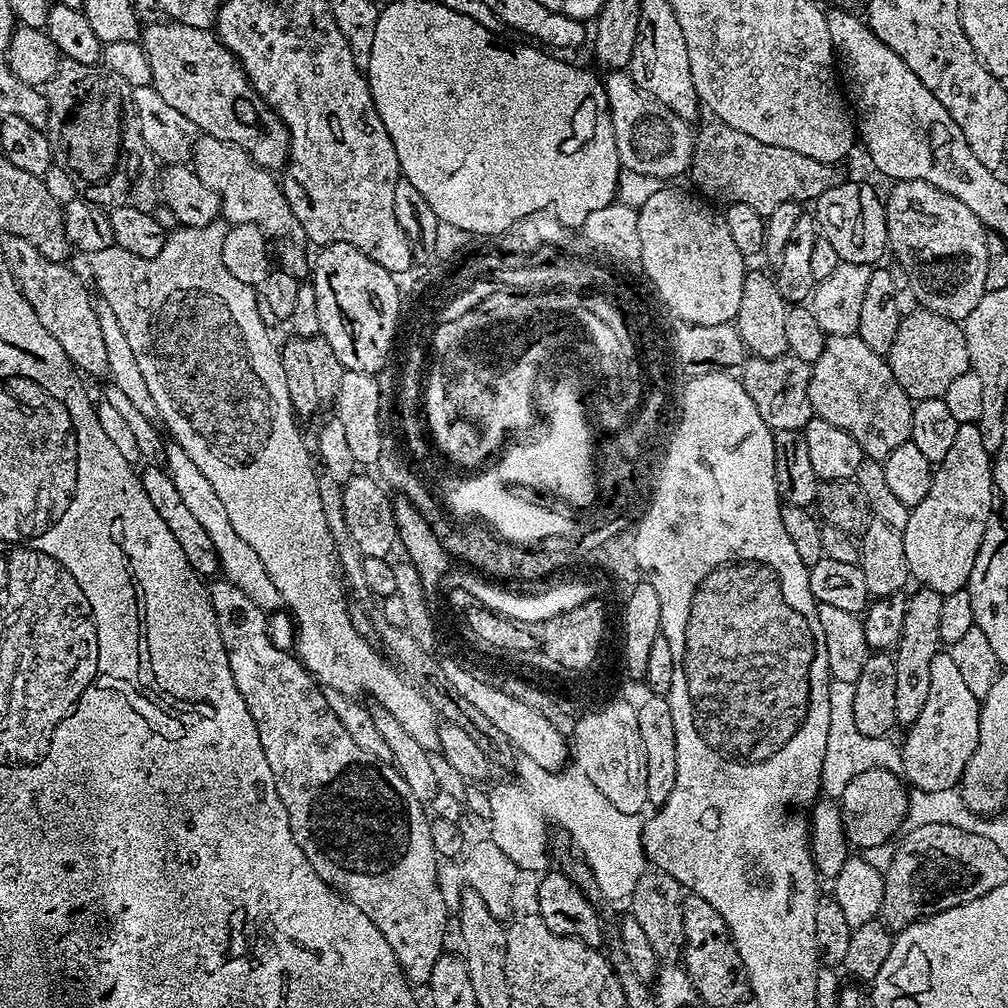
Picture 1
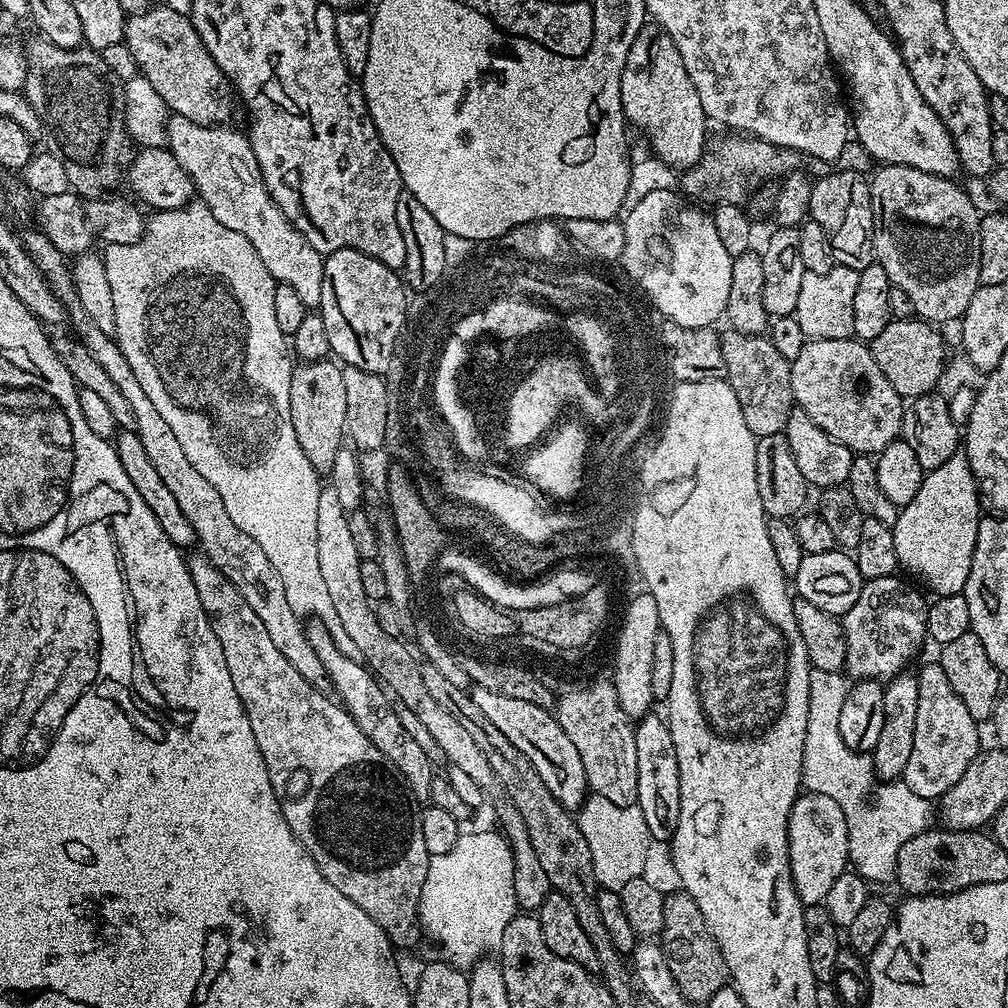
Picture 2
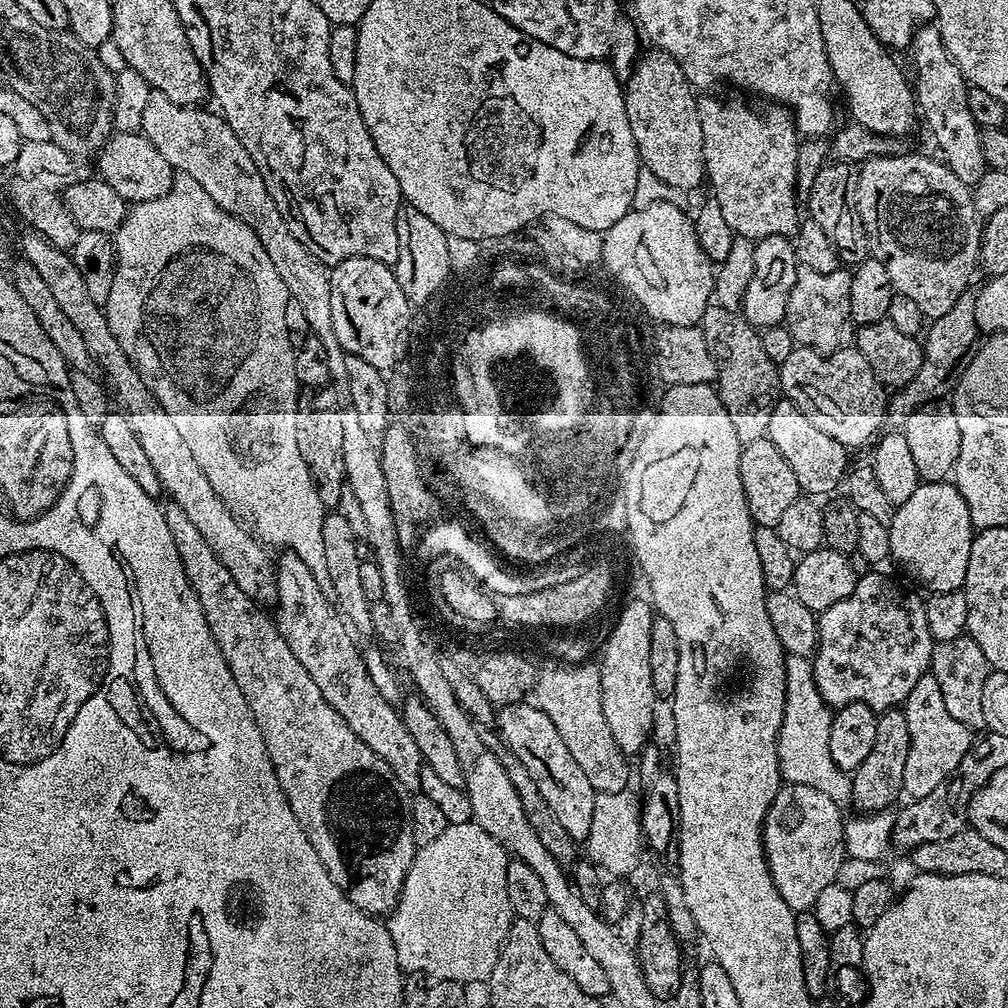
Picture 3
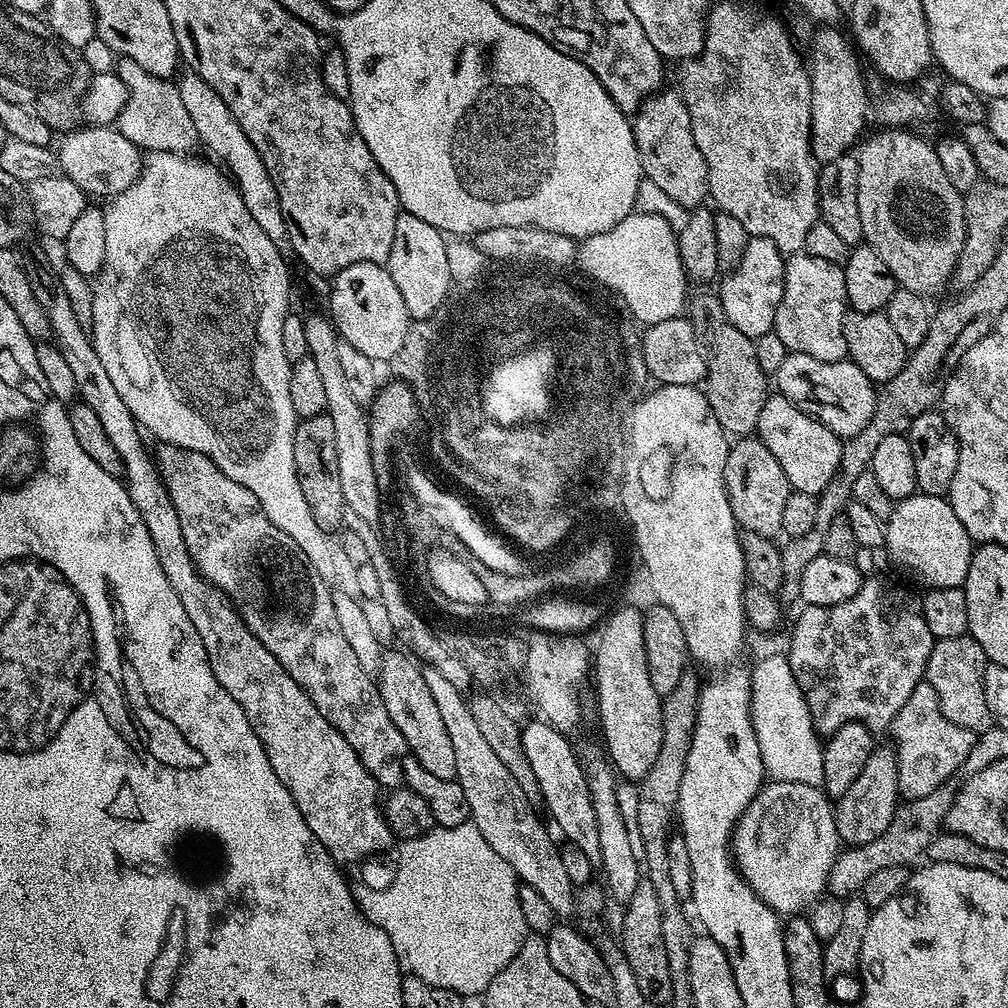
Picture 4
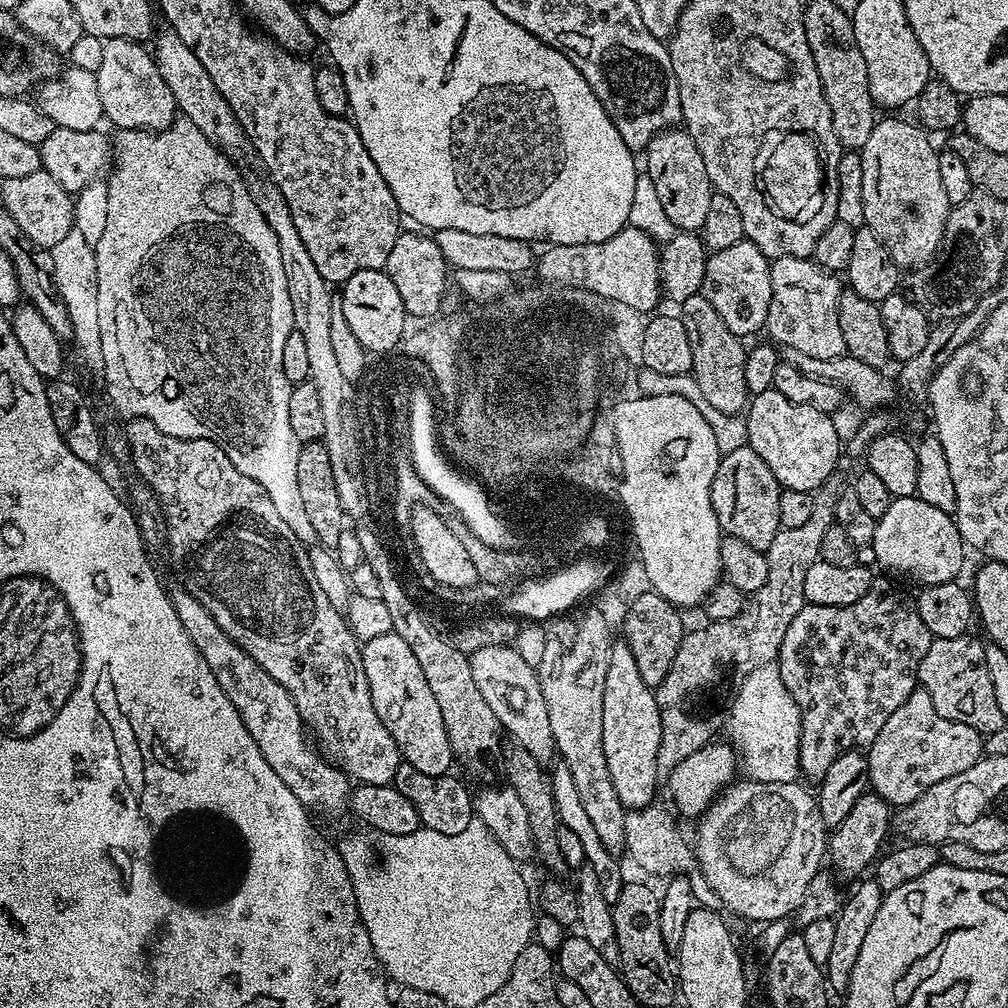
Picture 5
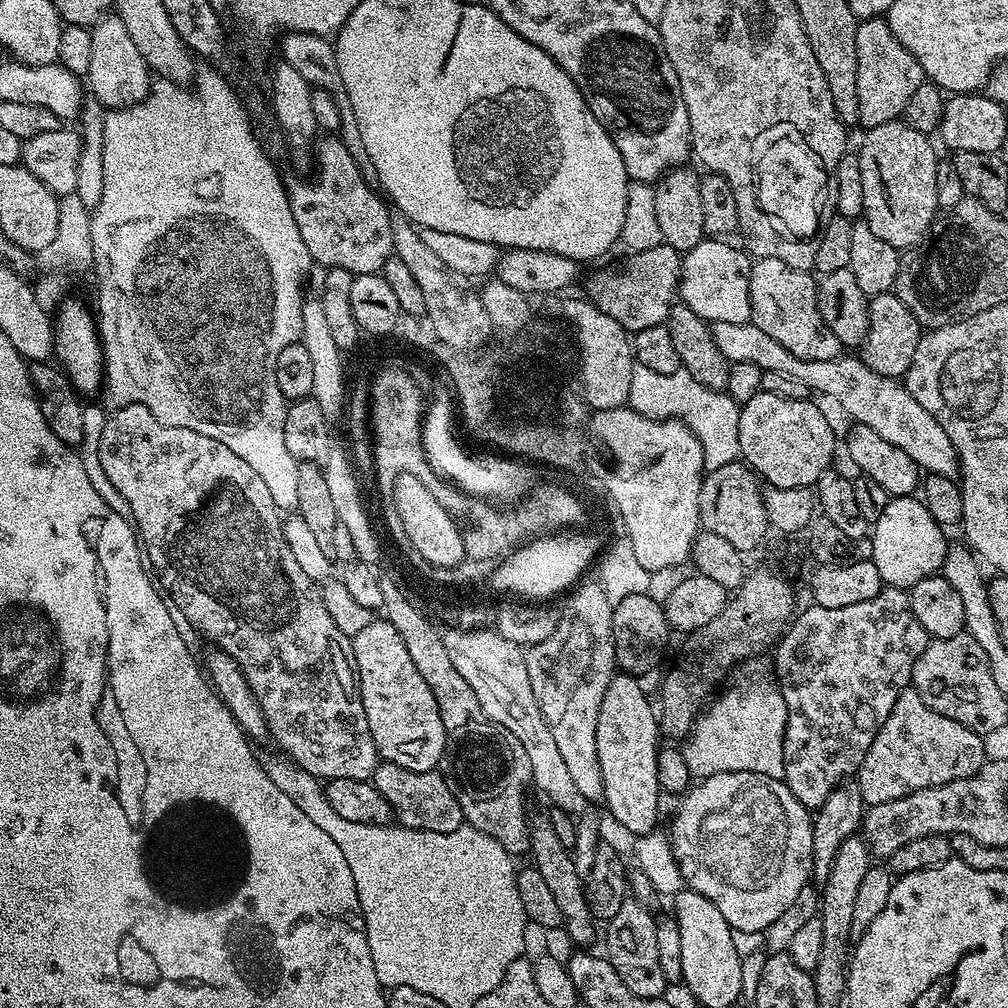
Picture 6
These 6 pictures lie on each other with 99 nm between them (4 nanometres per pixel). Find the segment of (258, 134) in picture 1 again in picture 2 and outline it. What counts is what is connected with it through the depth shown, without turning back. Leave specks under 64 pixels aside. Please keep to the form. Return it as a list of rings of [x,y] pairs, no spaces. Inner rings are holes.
[[[149,6],[144,13],[128,16],[124,22],[124,39],[122,41],[130,50],[130,54],[134,54],[134,62],[136,63],[139,75],[146,78],[146,82],[150,82],[150,86],[154,86],[154,90],[158,90],[162,102],[166,102],[169,113],[182,118],[190,118],[190,122],[198,122],[199,124],[207,124],[209,126],[224,126],[229,123],[228,120],[232,116],[232,100],[234,104],[234,89],[231,84],[225,80],[222,70],[218,70],[218,66],[214,62],[214,58],[210,58],[210,50],[206,50],[206,46],[202,42],[202,38],[198,38],[198,30],[194,30],[191,19],[185,13],[178,10],[170,10],[159,6]]]

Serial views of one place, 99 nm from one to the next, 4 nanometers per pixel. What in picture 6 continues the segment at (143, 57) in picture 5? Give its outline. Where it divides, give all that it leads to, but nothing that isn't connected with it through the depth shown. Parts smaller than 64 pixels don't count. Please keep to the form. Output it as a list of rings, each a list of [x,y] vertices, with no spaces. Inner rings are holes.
[[[104,16],[91,25],[90,31],[90,70],[86,73],[86,84],[90,92],[92,87],[91,95],[108,110],[129,108],[131,104],[145,100],[154,83],[154,76],[142,54],[138,54],[138,46],[134,46],[134,38],[130,38],[119,16]]]

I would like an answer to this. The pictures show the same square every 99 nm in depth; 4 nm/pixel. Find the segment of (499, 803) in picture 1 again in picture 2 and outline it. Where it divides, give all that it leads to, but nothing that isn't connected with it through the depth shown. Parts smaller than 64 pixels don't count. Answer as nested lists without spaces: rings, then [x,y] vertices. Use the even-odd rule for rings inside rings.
[[[592,794],[580,805],[578,819],[582,834],[586,834],[586,842],[590,842],[594,874],[600,888],[620,893],[622,886],[626,886],[630,878],[645,875],[650,837],[646,830],[646,818],[642,818],[642,810],[636,803],[614,806],[614,802],[607,798]]]

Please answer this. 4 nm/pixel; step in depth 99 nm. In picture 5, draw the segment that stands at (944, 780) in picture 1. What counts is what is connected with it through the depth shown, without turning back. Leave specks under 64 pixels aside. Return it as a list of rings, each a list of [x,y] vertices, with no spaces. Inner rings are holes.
[[[918,686],[910,698],[886,718],[882,730],[878,730],[878,738],[868,745],[868,782],[871,791],[888,805],[903,806],[926,794],[926,790],[942,782],[942,778],[954,778],[954,774],[970,770],[970,766],[980,760],[983,751],[981,732],[974,730],[974,726],[942,718],[930,694]]]

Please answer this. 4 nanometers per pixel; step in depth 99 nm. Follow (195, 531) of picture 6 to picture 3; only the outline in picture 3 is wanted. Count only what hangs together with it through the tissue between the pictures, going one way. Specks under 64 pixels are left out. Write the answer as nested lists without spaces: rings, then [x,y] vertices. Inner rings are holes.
[[[284,550],[279,555],[280,564],[275,565],[274,623],[281,638],[290,646],[294,658],[306,668],[306,674],[314,678],[314,686],[318,686],[322,698],[342,716],[346,726],[390,766],[397,785],[404,790],[419,789],[424,759],[414,738],[410,738],[410,730],[406,730],[403,715],[378,694],[363,664],[361,649],[356,649],[353,633],[330,599],[325,585],[312,577],[310,568],[293,552]]]

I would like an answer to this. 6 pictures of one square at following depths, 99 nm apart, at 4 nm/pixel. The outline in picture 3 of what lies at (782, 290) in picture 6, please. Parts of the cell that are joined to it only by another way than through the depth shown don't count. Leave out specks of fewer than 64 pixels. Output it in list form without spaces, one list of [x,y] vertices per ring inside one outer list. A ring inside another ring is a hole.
[[[843,267],[835,268],[830,274],[818,274],[818,270],[800,268],[796,281],[790,290],[790,300],[786,302],[784,324],[790,330],[793,340],[802,348],[814,348],[825,354],[841,347],[844,336],[844,323],[850,317],[851,271]]]

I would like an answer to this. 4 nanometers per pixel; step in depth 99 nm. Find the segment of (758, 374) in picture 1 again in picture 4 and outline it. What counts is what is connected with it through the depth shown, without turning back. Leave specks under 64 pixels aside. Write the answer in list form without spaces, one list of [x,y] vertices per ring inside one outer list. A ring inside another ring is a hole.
[[[715,291],[695,296],[687,301],[686,318],[694,326],[698,346],[704,355],[704,396],[710,402],[710,410],[714,410],[714,418],[718,418],[729,437],[753,435],[758,426],[758,414],[762,414],[762,406],[770,395],[769,377],[762,366],[758,366],[756,341],[742,334],[742,330],[726,318],[726,310],[722,310],[722,302]]]

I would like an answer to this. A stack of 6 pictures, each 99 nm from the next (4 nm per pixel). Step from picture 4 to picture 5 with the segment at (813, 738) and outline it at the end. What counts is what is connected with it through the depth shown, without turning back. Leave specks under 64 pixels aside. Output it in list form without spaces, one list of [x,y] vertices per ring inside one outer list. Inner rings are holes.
[[[773,662],[766,666],[758,666],[758,670],[750,670],[750,674],[746,674],[746,678],[740,683],[734,695],[730,700],[730,709],[732,713],[726,716],[726,732],[730,737],[730,743],[736,750],[739,767],[742,769],[743,775],[749,780],[757,780],[758,782],[778,782],[779,784],[794,784],[801,779],[800,759],[798,758],[798,746],[800,745],[800,711],[794,702],[794,698],[790,698],[790,690],[786,690],[786,682],[782,682],[782,674],[780,673],[779,663]]]

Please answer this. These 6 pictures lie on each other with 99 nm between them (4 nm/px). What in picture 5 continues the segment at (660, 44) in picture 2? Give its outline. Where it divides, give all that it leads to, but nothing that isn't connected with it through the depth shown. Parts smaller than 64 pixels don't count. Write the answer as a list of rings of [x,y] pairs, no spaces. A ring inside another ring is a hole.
[[[683,127],[667,128],[648,144],[646,155],[646,175],[650,182],[654,182],[654,190],[658,190],[658,198],[662,201],[662,207],[666,210],[670,222],[674,222],[679,231],[699,233],[706,222],[706,213],[714,189],[706,174],[706,162],[702,162],[702,154],[698,154],[694,138],[690,138],[690,134]]]

